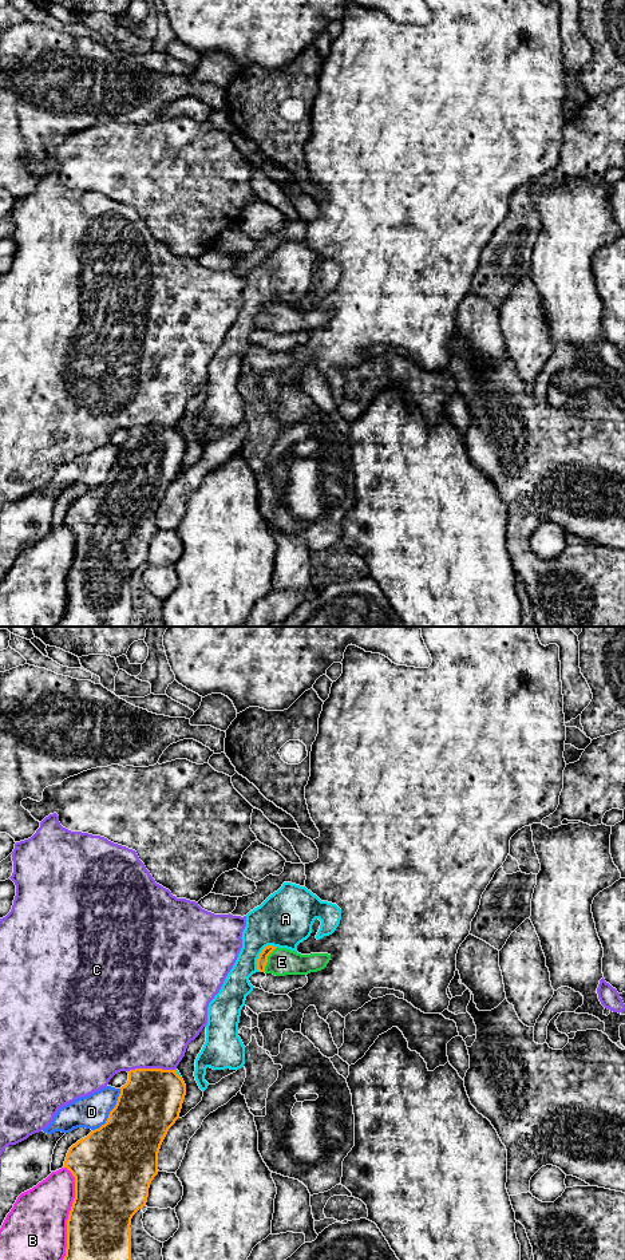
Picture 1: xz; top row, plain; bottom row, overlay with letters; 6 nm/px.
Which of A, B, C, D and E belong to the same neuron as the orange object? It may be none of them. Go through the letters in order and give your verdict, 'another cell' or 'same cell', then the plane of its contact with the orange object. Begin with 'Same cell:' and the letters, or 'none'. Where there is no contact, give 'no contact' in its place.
Same cell: E
A: another cell; meets orange in xz
B: another cell; meets orange in xz
C: another cell; meets orange in xz
D: another cell; meets orange in xz
E: same cell; meets orange in xz

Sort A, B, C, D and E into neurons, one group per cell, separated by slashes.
A / B / C / D / E

